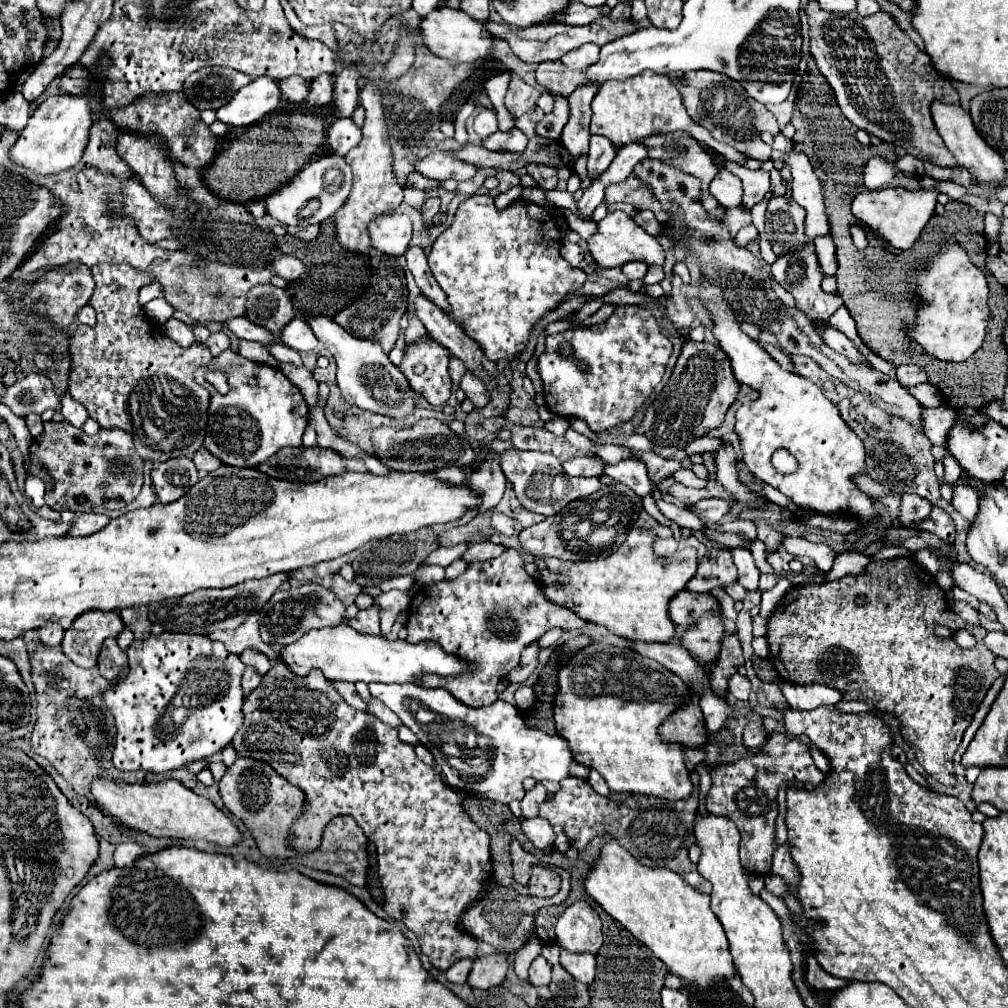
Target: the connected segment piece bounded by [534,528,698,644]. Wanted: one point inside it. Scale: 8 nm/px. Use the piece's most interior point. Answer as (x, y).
(629, 591)

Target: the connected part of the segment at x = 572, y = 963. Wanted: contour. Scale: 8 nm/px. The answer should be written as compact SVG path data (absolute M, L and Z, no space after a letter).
M560 948L560 964L584 984L590 984L596 976L596 956L590 952L576 954L566 948Z

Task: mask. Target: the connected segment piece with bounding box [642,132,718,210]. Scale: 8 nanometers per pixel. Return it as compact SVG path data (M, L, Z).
M670 132L670 134L656 134L652 138L644 138L642 144L650 148L650 158L672 162L674 166L680 166L680 170L700 178L704 190L702 202L706 210L714 210L718 206L718 202L708 192L708 184L716 176L718 166L712 162L710 154L700 146L696 138L692 138L686 132Z

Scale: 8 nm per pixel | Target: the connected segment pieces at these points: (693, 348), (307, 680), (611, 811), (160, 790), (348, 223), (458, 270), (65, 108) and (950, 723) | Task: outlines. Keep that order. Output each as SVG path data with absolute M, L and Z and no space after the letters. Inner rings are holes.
M680 336L680 340L684 346L672 370L672 376L654 404L648 406L646 418L638 426L638 434L646 436L656 446L686 448L686 444L690 444L694 438L704 436L712 428L718 428L724 422L728 406L740 392L740 382L732 372L730 358L720 346L704 340L694 342L684 336Z
M276 662L264 674L262 684L246 696L244 714L246 722L232 740L238 754L270 762L270 766L276 766L278 774L306 794L308 804L304 816L298 818L292 828L292 846L304 852L314 850L330 818L340 814L352 816L376 846L378 876L386 898L384 910L418 936L420 948L430 958L432 966L448 970L460 958L476 958L476 938L465 931L454 932L454 928L462 912L478 898L484 880L492 874L490 838L464 814L462 798L448 788L436 768L418 760L414 746L402 742L396 728L380 722L370 712L358 712L348 706L320 670L310 670L306 676L296 674L294 680L294 672L288 664Z
M690 774L694 784L694 794L686 800L662 800L656 796L630 796L624 802L614 802L606 796L600 796L592 790L588 780L570 776L566 782L560 782L560 790L552 800L546 800L540 806L540 818L546 818L550 824L560 824L572 846L584 850L584 846L596 834L612 834L620 846L624 846L638 862L650 868L670 868L684 876L684 880L694 886L698 892L710 892L710 882L698 872L696 864L688 858L688 848L696 842L694 822L698 812L698 776Z
M96 780L92 786L96 802L120 824L146 832L150 836L182 838L182 840L206 840L220 846L234 846L242 842L238 826L218 810L206 796L194 794L178 780L164 780L156 784L124 784L124 782L104 782Z
M374 82L364 84L364 88L360 90L360 104L366 110L366 122L362 126L364 138L356 148L352 148L344 156L354 174L354 188L352 188L352 194L348 196L348 202L336 212L336 236L344 250L370 254L372 244L370 244L368 224L382 214L394 212L402 204L402 186L396 182L392 172L392 150L388 140L380 86Z
M476 194L460 204L452 224L432 244L428 256L430 270L440 288L446 292L456 322L482 346L488 360L496 362L520 356L536 324L540 324L548 312L556 310L568 294L582 288L586 280L584 270L570 268L570 262L560 256L560 242L560 226L548 208L520 198L508 208L498 210L490 194Z
M48 96L44 102L40 102L36 106L36 110L32 112L32 116L28 118L28 124L26 128L20 132L16 144L10 148L10 160L16 162L18 166L24 166L26 170L30 172L38 172L38 174L58 174L58 172L64 172L72 166L76 166L82 158L82 152L88 144L88 130L92 126L92 110L90 110L90 104L86 98L80 98L80 96Z
M894 558L894 560L876 560L876 562L870 562L866 574L862 576L850 576L850 578L842 578L840 582L824 582L824 584L816 584L816 586L792 586L784 598L778 602L778 606L774 608L774 612L770 614L768 618L768 634L766 634L766 640L770 644L770 660L772 664L776 666L776 670L780 672L780 676L792 684L826 684L830 688L836 688L840 694L842 694L842 700L858 700L858 702L866 702L870 704L872 708L876 708L878 712L888 712L888 714L894 714L902 728L902 738L918 752L918 762L924 766L924 770L934 778L938 780L940 784L952 788L956 786L956 774L954 774L954 752L958 748L958 744L962 742L962 734L964 730L970 726L970 720L978 708L978 704L982 702L984 694L988 692L988 688L992 686L992 682L1000 676L1000 672L996 670L994 666L994 654L984 646L984 636L986 636L986 628L982 626L968 626L968 622L964 622L948 604L946 600L946 594L944 590L940 590L940 586L936 586L936 580L934 576L930 576L926 570L920 570L920 566L916 566L916 562L912 562L912 558ZM860 594L866 594L866 598L870 600L866 606L856 606L856 598ZM942 624L946 626L948 630L958 630L958 628L966 628L974 634L976 638L976 648L972 650L962 650L956 646L956 642L952 638L938 638L936 636L936 626Z

